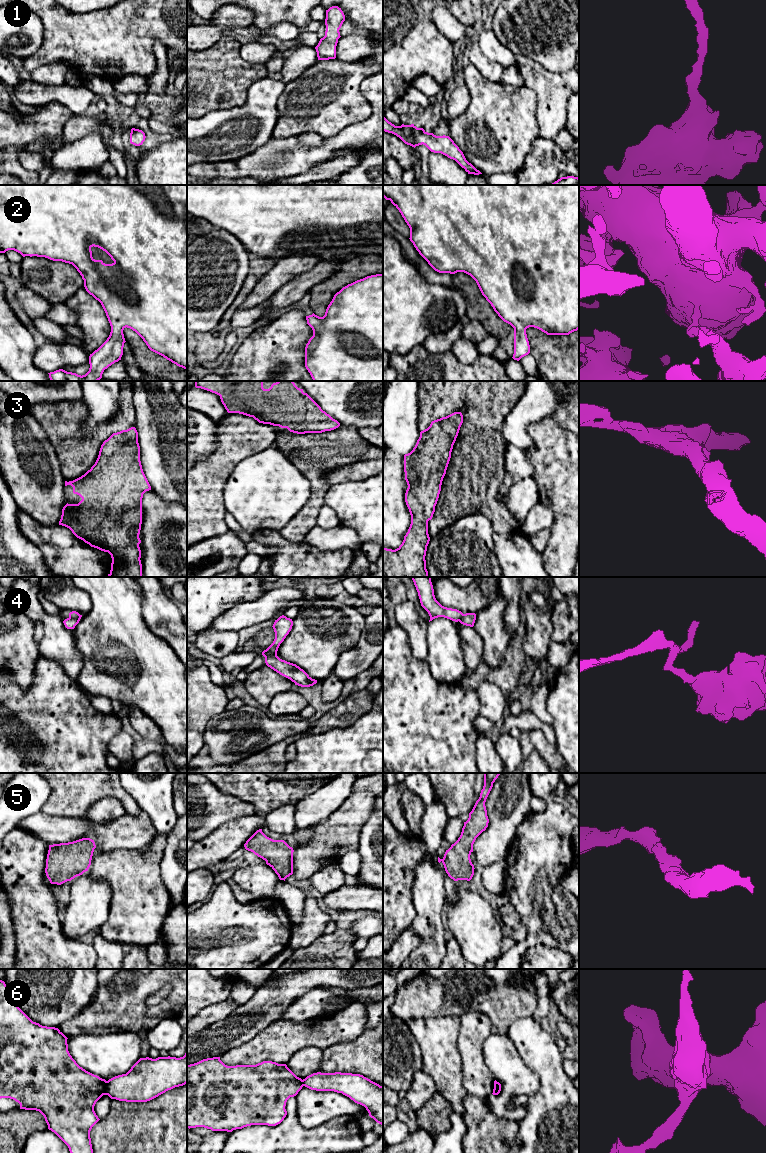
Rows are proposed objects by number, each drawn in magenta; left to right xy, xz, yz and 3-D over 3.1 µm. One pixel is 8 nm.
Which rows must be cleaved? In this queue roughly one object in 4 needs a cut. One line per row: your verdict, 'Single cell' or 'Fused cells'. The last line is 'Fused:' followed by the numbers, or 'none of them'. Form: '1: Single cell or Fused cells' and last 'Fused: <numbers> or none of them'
1: Single cell
2: Single cell
3: Single cell
4: Fused cells
5: Single cell
6: Fused cells
Fused: 4, 6

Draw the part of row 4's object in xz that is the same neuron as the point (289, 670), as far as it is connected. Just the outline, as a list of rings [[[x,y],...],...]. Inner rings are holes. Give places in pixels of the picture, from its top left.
[[[262,652],[262,655],[265,657],[265,663],[268,667],[290,679],[295,685],[310,687],[317,683],[317,680],[312,679],[296,664],[282,660],[278,656],[266,655],[264,652]]]

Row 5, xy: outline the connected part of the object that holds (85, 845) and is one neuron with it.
[[[90,838],[49,845],[45,873],[50,883],[61,885],[88,871],[95,848]]]

